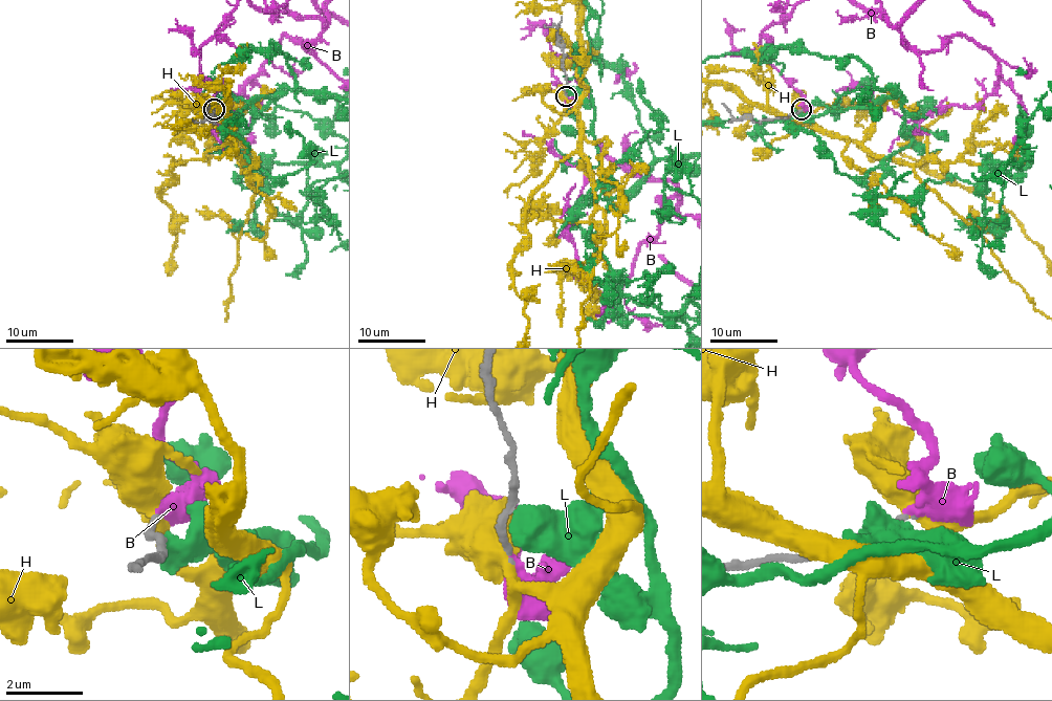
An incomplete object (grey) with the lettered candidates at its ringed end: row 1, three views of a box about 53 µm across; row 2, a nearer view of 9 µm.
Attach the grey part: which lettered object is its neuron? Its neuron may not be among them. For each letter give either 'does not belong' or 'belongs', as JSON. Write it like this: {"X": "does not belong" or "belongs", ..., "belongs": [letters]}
{"B": "belongs", "H": "does not belong", "L": "does not belong", "belongs": ["B"]}

